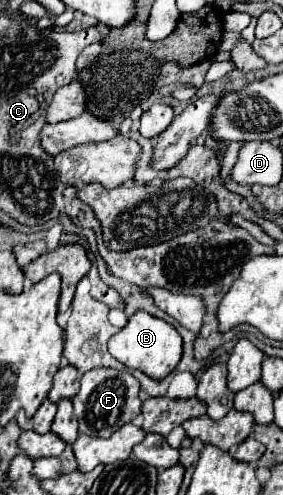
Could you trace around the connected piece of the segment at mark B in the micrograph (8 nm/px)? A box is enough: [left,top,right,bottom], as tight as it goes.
[109,312,183,380]

